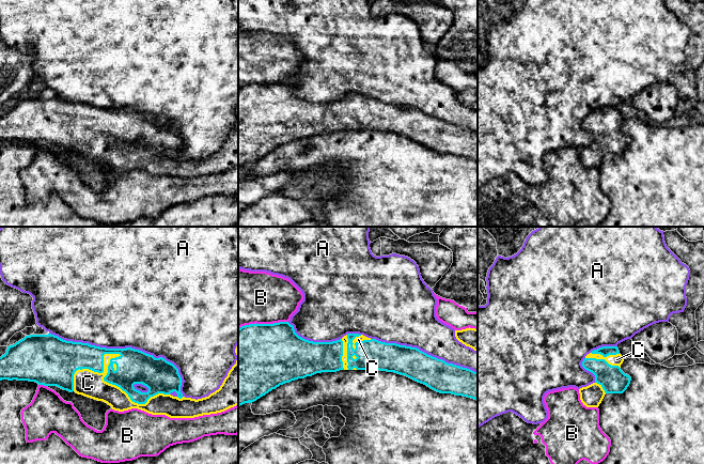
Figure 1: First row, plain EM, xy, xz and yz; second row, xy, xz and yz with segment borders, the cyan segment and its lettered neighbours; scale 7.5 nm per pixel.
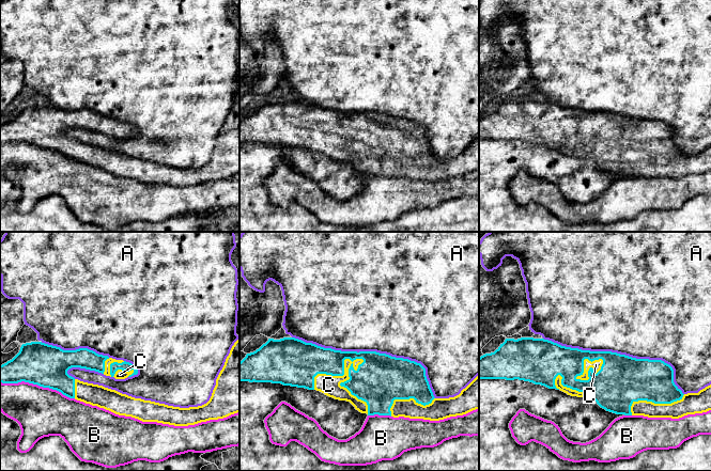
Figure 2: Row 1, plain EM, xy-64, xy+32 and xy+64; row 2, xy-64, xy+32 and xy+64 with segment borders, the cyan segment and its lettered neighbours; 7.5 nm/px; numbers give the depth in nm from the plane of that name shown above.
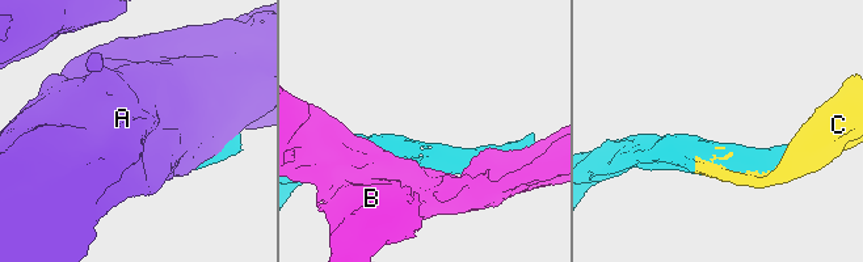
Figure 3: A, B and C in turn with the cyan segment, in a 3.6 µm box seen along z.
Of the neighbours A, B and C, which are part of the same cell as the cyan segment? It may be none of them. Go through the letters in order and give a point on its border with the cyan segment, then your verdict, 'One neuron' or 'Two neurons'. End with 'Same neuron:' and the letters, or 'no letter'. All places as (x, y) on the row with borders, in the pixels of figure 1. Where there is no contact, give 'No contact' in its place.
A: Touches cyan at xy (127, 348). Two neurons
B: Touches cyan at xz (263, 324). Two neurons
C: Touches cyan at xy (108, 368). One neuron
Same neuron: C

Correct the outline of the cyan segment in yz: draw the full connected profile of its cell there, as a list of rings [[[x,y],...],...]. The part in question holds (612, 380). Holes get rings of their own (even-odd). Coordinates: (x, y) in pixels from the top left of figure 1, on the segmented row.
[[[603,346],[592,351],[582,367],[595,375],[595,382],[579,389],[580,400],[586,407],[598,407],[606,393],[623,393],[631,377],[621,370],[624,358],[617,346]]]

